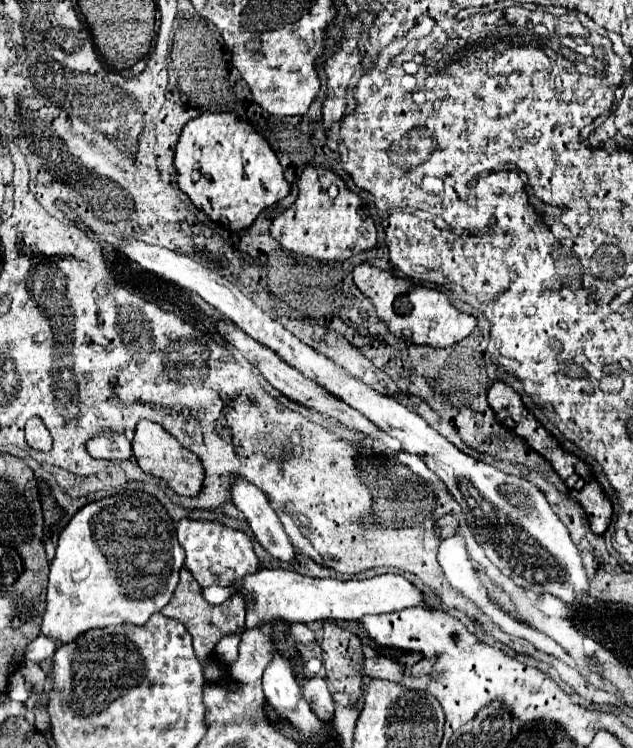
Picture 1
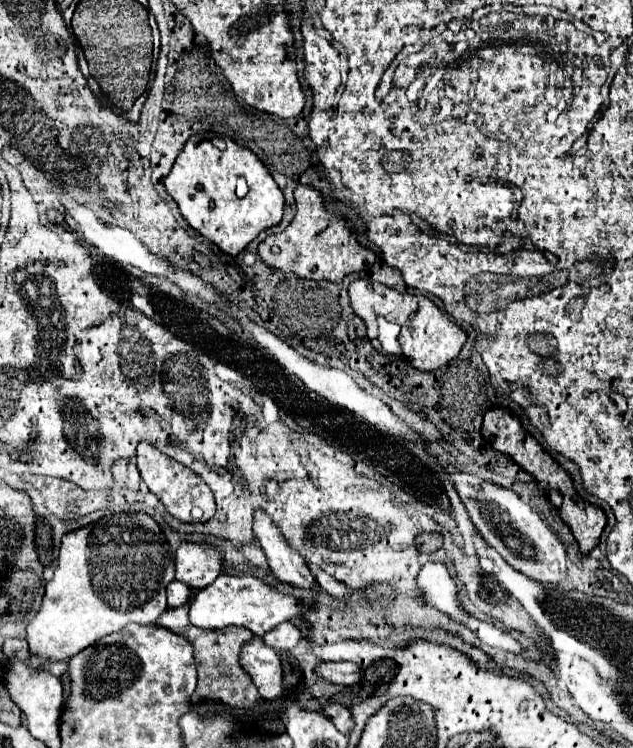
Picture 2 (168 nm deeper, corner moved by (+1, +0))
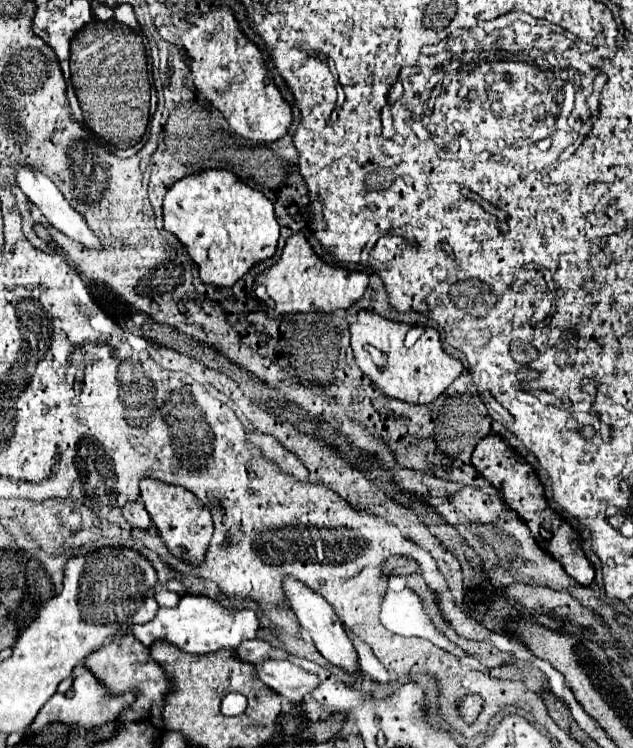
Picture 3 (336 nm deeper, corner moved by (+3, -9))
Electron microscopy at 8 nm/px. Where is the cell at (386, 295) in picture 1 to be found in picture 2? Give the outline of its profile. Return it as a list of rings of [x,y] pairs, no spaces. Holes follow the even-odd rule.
[[[357,279],[349,285],[349,297],[353,311],[365,321],[367,325],[367,337],[371,339],[373,347],[379,349],[379,331],[377,331],[377,317],[385,317],[391,323],[397,323],[401,327],[399,341],[403,349],[403,357],[411,361],[415,369],[421,371],[435,371],[447,361],[455,359],[461,351],[461,347],[467,341],[467,333],[453,323],[429,297],[425,295],[411,295],[411,293],[399,293],[383,283],[369,283],[367,279]]]

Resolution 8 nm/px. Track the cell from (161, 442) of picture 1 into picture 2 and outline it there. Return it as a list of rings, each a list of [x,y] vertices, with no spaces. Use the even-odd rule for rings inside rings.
[[[143,441],[137,445],[137,469],[141,473],[141,479],[145,481],[145,485],[149,487],[151,493],[155,493],[167,507],[167,511],[181,519],[181,521],[207,521],[213,517],[215,513],[215,499],[211,489],[207,487],[207,483],[203,483],[203,479],[191,471],[189,467],[183,467],[179,461],[159,453],[157,447],[151,447],[151,443]]]

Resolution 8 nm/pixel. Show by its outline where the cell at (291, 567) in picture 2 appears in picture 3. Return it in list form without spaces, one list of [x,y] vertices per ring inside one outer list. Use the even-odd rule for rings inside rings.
[[[291,576],[285,578],[283,590],[285,590],[285,594],[287,594],[289,606],[293,608],[293,612],[295,612],[295,616],[297,616],[301,628],[313,638],[313,642],[315,642],[317,650],[323,654],[323,658],[325,658],[327,662],[339,666],[341,670],[349,672],[349,674],[357,674],[357,672],[359,672],[357,650],[355,650],[353,642],[349,640],[349,636],[347,636],[343,624],[341,624],[339,616],[333,612],[333,608],[327,604],[327,600],[321,598],[319,594],[315,594],[313,590],[309,592],[309,588],[307,588],[303,582],[299,582],[299,580],[291,578]]]

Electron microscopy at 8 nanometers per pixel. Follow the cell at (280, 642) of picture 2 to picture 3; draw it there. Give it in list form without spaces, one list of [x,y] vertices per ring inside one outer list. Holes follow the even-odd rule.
[[[245,640],[245,644],[239,644],[235,648],[235,656],[241,662],[249,662],[249,664],[261,664],[267,660],[267,652],[269,652],[271,644],[263,642],[263,640]]]

